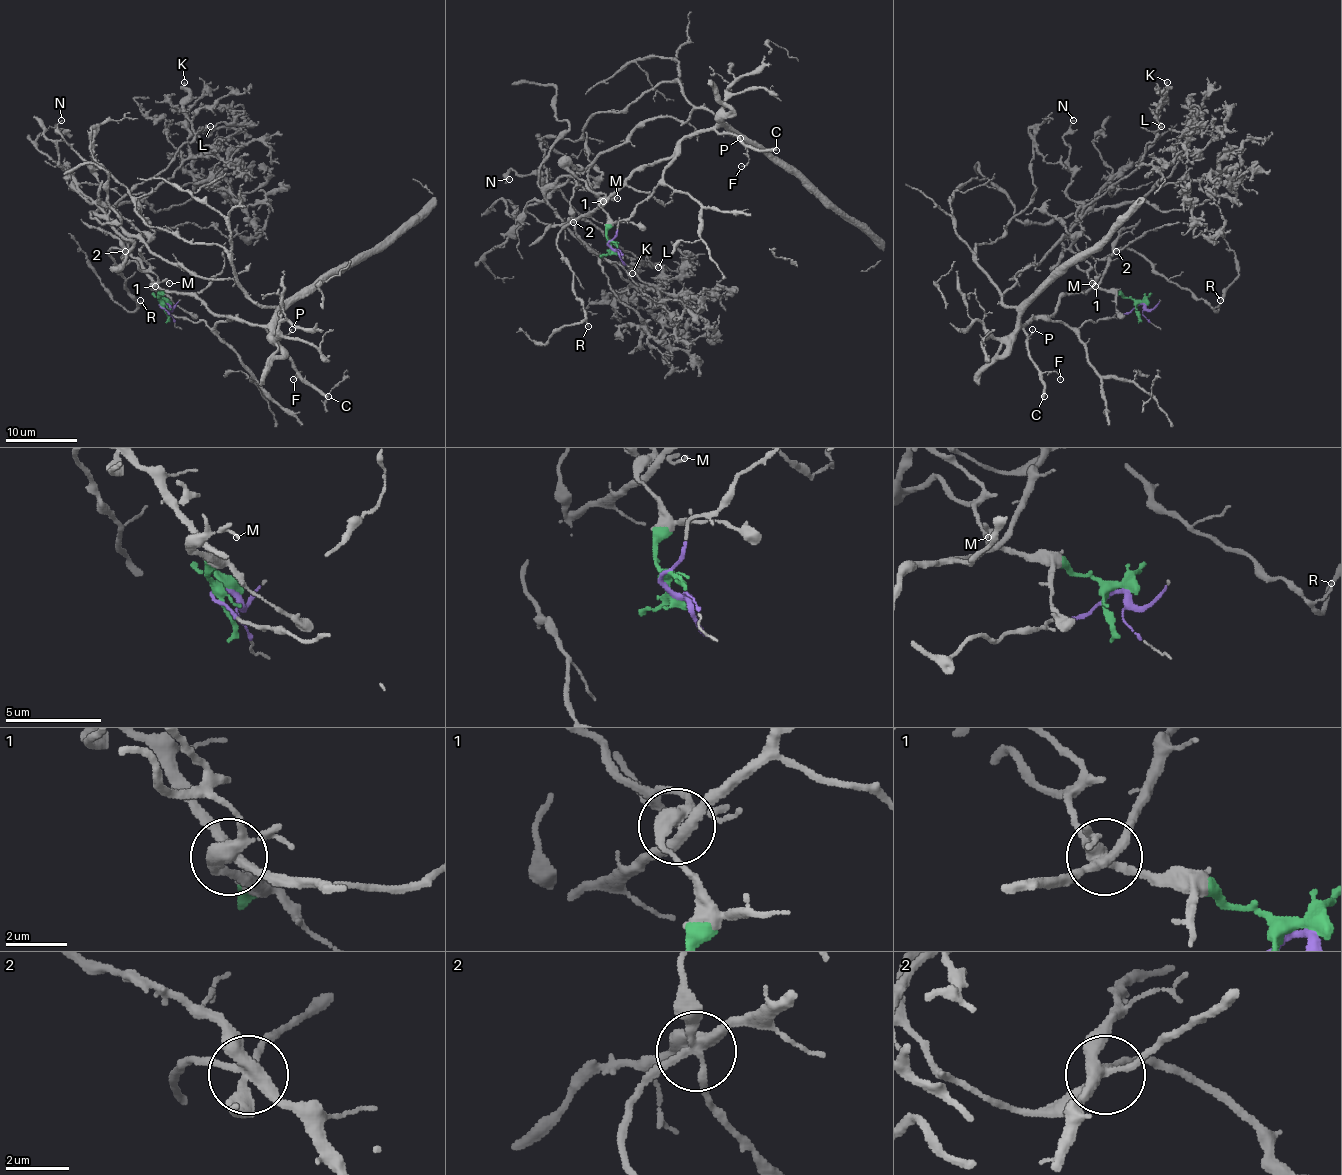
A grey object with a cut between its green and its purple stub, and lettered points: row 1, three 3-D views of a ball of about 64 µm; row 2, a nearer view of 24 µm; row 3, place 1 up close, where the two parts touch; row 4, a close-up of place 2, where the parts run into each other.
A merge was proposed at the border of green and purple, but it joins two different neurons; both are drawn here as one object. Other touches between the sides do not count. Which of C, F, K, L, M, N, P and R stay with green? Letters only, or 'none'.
K, L, M, N

